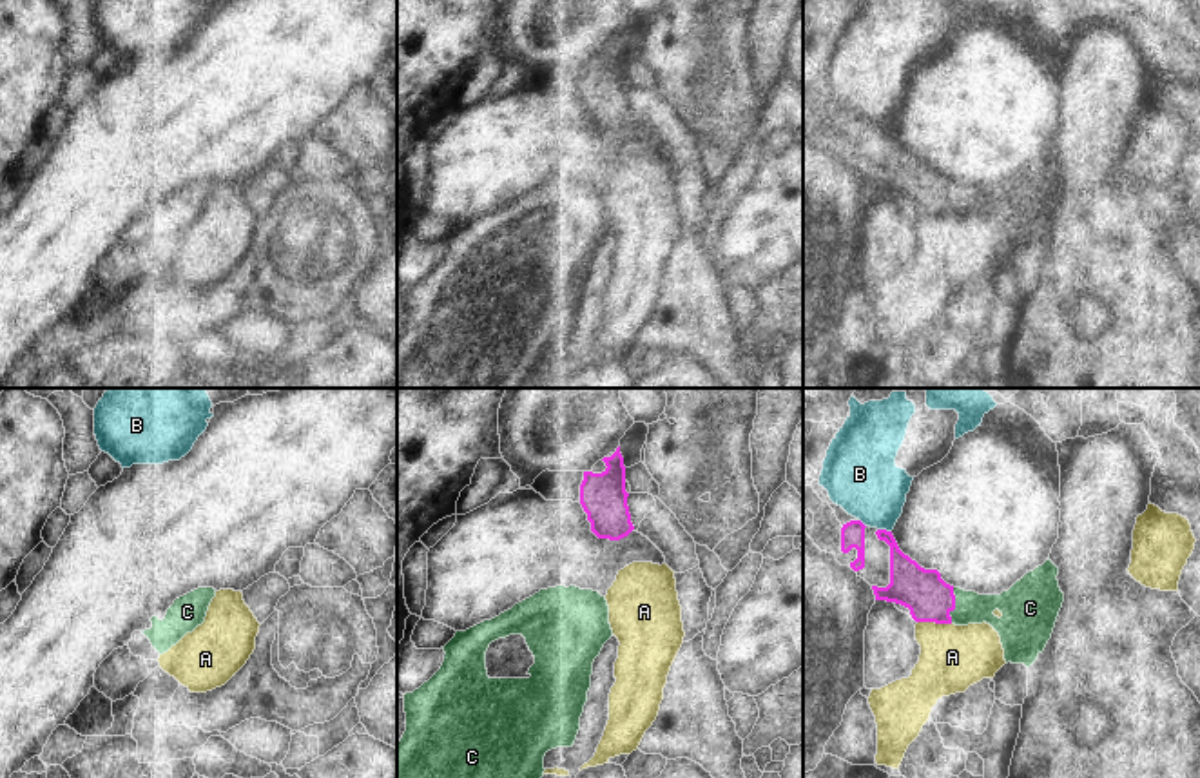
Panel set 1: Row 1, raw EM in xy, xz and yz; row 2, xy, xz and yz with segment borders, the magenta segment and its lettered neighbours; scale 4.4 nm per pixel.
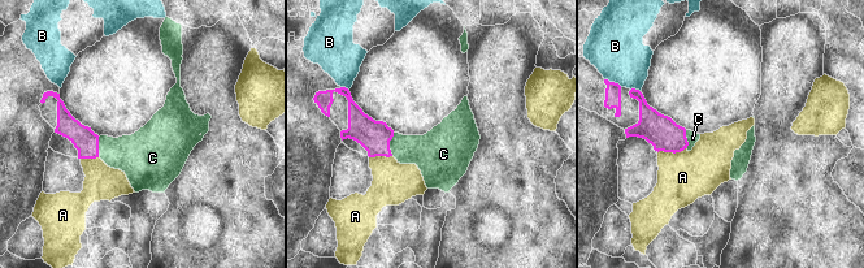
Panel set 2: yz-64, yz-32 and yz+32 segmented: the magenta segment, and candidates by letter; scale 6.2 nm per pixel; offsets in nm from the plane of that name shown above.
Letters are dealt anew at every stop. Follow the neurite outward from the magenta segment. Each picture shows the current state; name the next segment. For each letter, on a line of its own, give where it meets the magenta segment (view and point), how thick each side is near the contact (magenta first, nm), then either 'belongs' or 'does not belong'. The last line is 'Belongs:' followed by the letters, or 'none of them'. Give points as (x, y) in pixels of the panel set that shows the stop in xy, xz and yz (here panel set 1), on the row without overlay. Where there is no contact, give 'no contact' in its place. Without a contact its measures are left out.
A: meets magenta in yz at (934, 214); 200 nm thick on the magenta side, 280 nm on the other; does not belong
B: meets magenta in yz at (885, 124); 170 nm thick on the magenta side, 320 nm on the other; does not belong
C: meets magenta in yz at (954, 200); 200 nm thick on the magenta side, 140 nm on the other; belongs
Belongs: C

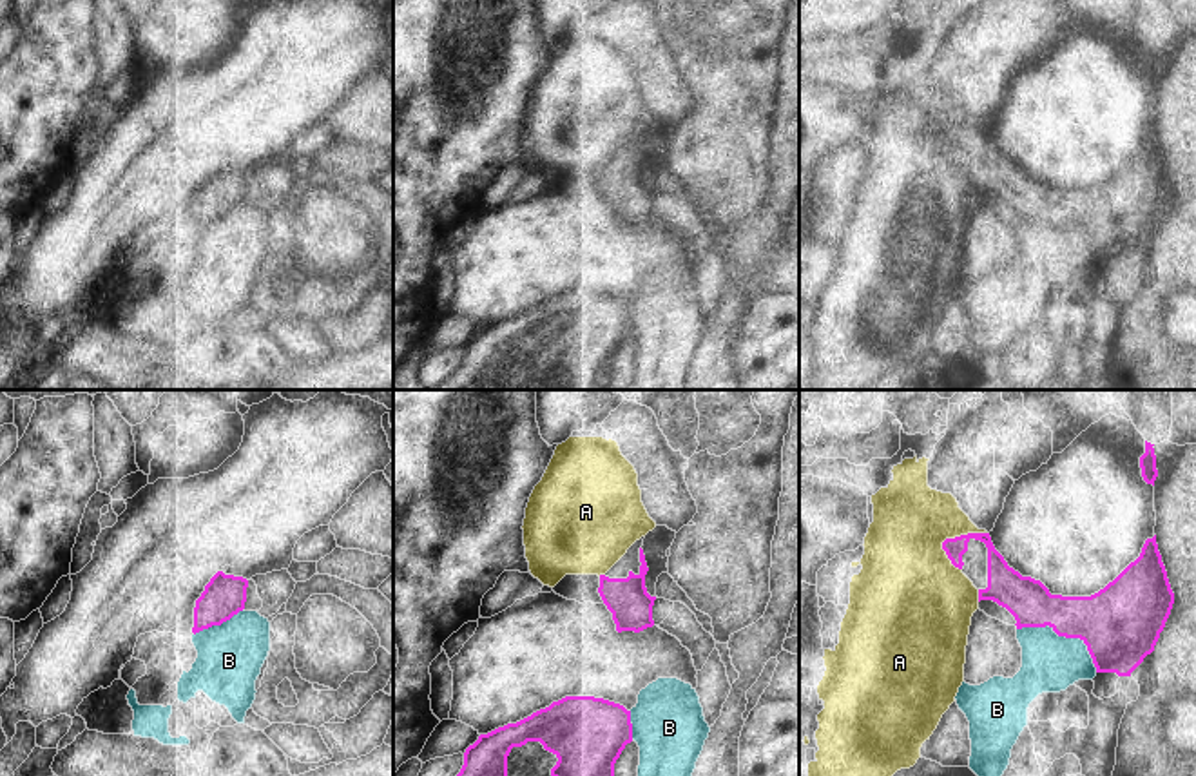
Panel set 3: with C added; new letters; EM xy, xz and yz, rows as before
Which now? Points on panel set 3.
A: meets magenta in yz at (961, 129); 110 nm thick on the magenta side, 340 nm on the other; does not belong
B: meets magenta in yz at (1064, 229); 340 nm thick on the magenta side, 260 nm on the other; does not belong
Belongs: none of them

